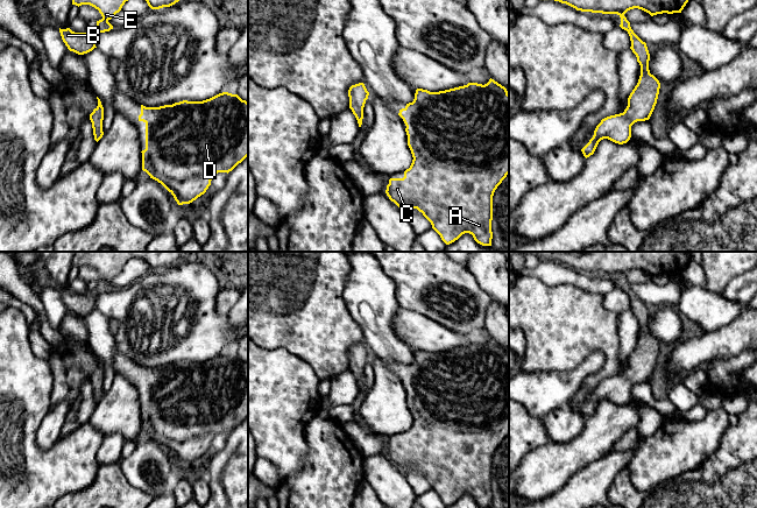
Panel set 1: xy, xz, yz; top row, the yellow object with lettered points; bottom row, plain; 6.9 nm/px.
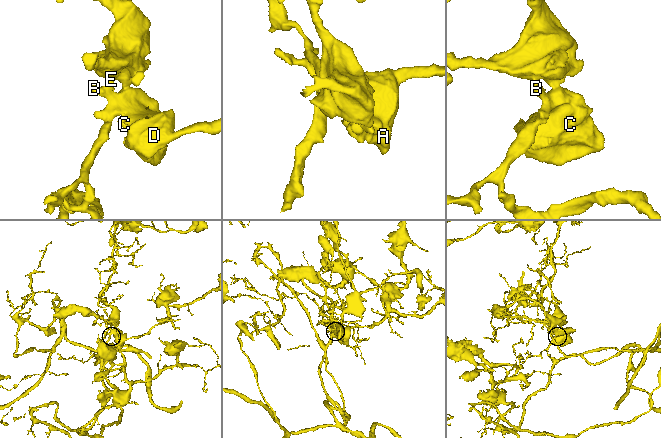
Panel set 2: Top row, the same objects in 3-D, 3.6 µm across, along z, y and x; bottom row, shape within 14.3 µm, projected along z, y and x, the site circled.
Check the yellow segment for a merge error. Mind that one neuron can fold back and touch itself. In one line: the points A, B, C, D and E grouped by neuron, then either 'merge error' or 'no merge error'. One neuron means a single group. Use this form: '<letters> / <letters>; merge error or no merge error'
A B C D E; no merge error

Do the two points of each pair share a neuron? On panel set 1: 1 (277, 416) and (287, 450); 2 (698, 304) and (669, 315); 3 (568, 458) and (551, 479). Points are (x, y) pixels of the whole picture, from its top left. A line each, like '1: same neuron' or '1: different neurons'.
1: same neuron
2: different neurons
3: same neuron

